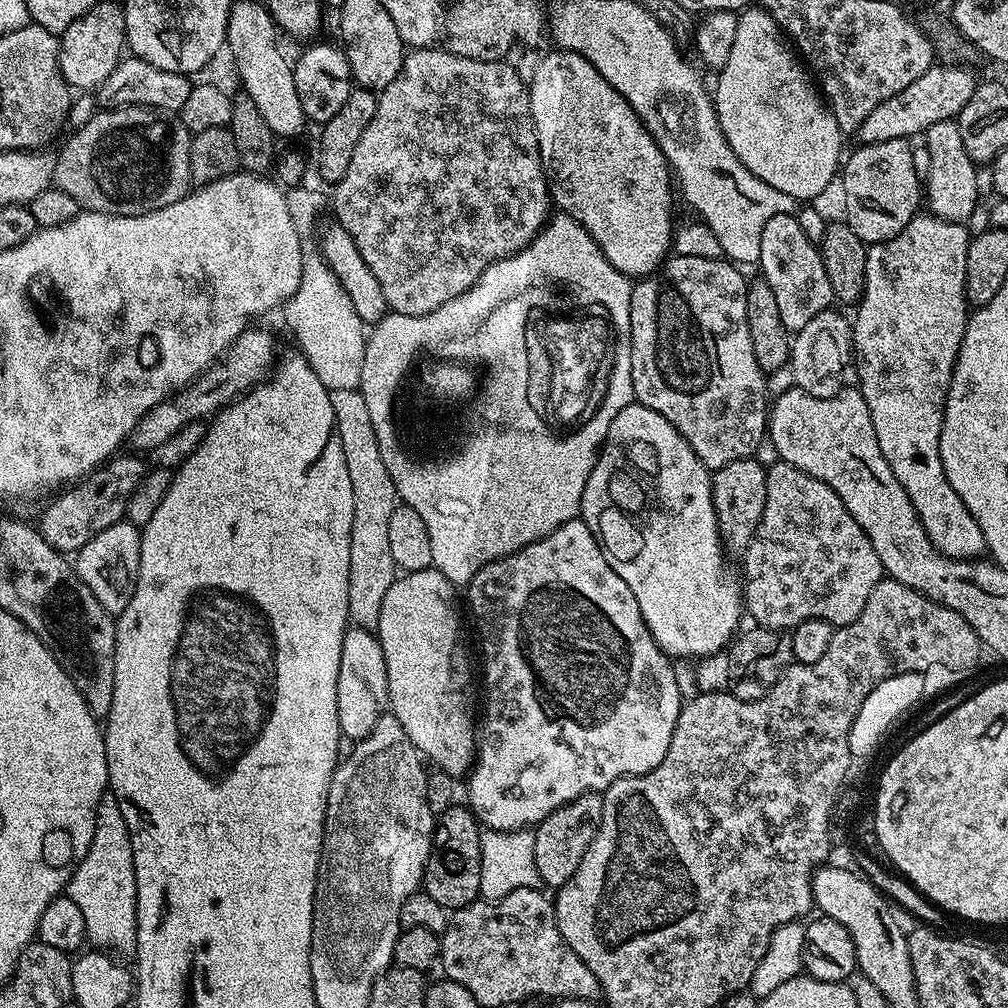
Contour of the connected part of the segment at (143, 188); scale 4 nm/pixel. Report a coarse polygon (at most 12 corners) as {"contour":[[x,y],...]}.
{"contour":[[97,111],[55,153],[81,209],[144,216],[193,187],[193,133]]}

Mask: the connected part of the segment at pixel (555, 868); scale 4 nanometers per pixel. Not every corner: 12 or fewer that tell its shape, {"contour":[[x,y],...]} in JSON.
{"contour":[[587,792],[535,825],[541,885],[574,878],[598,826],[601,793]]}

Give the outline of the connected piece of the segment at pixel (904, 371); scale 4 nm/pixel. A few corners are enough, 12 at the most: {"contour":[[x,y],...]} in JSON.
{"contour":[[970,233],[871,245],[851,325],[894,478],[943,556],[986,552],[946,482]]}

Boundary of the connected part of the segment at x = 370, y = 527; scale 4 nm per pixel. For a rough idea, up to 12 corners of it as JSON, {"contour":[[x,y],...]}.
{"contour":[[360,389],[330,391],[354,486],[348,618],[374,630],[398,575],[398,497]]}

